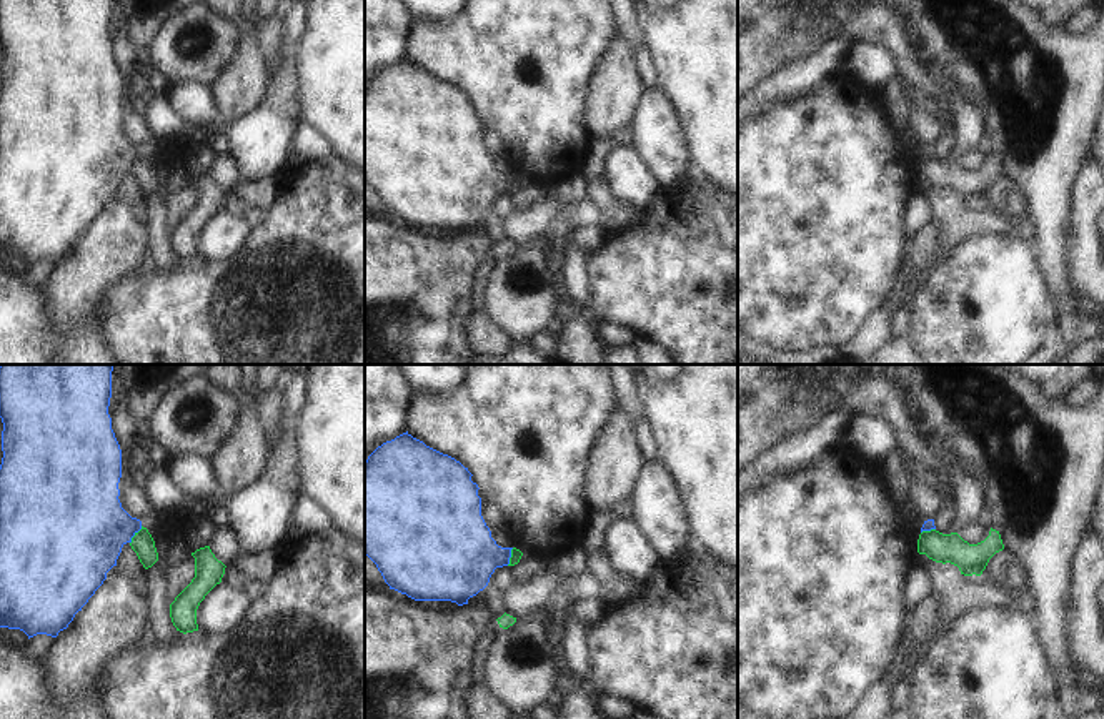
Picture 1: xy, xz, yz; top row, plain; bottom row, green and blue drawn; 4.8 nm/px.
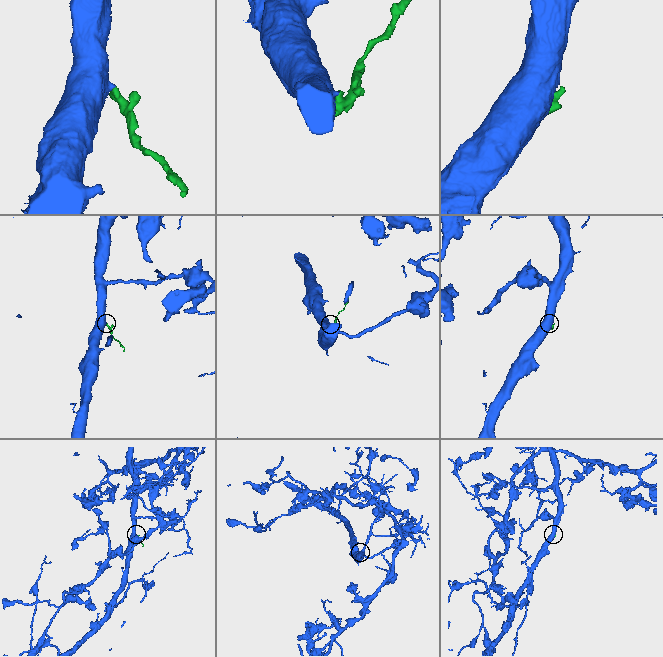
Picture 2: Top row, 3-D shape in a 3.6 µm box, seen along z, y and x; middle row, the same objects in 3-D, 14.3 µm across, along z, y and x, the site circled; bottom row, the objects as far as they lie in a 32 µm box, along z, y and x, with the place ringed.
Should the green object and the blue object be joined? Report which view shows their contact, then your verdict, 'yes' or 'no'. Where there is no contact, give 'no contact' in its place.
contact in xy; no

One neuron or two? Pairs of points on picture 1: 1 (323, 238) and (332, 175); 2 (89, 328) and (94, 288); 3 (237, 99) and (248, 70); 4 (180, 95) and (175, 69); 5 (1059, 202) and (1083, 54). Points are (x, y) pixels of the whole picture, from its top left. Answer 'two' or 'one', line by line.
1: one
2: one
3: one
4: two
5: one

